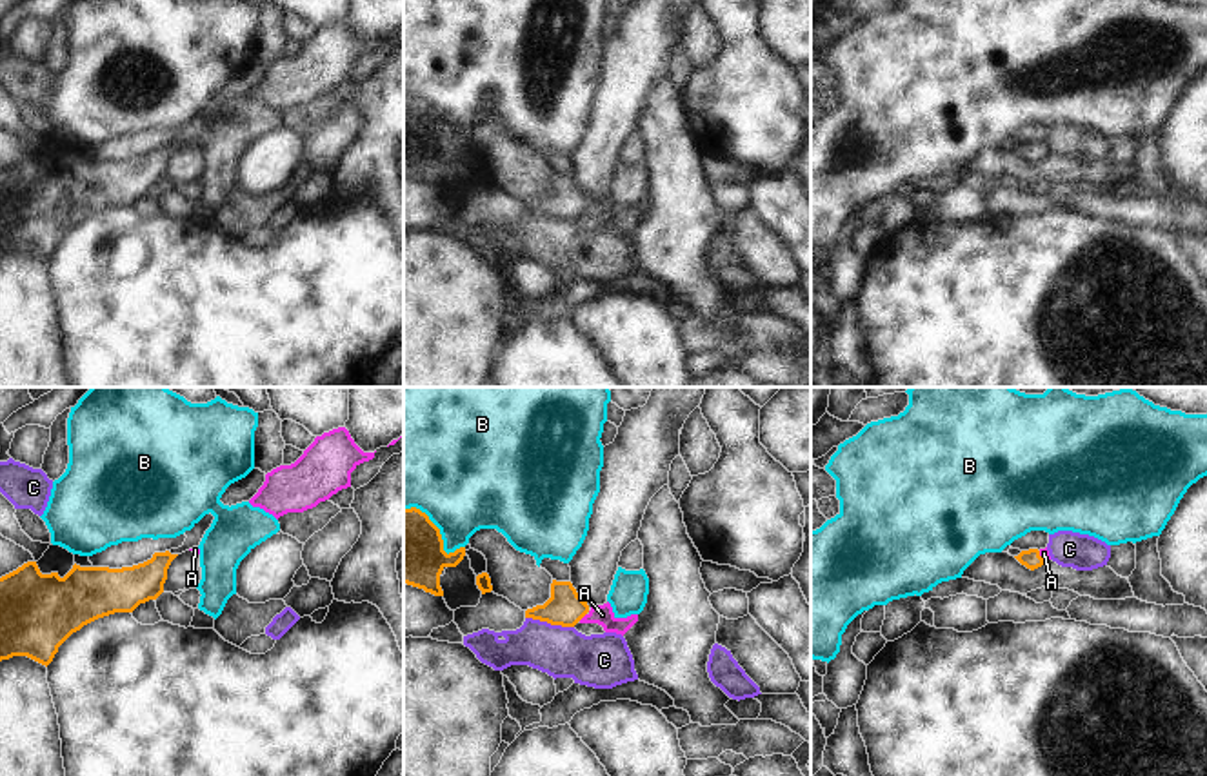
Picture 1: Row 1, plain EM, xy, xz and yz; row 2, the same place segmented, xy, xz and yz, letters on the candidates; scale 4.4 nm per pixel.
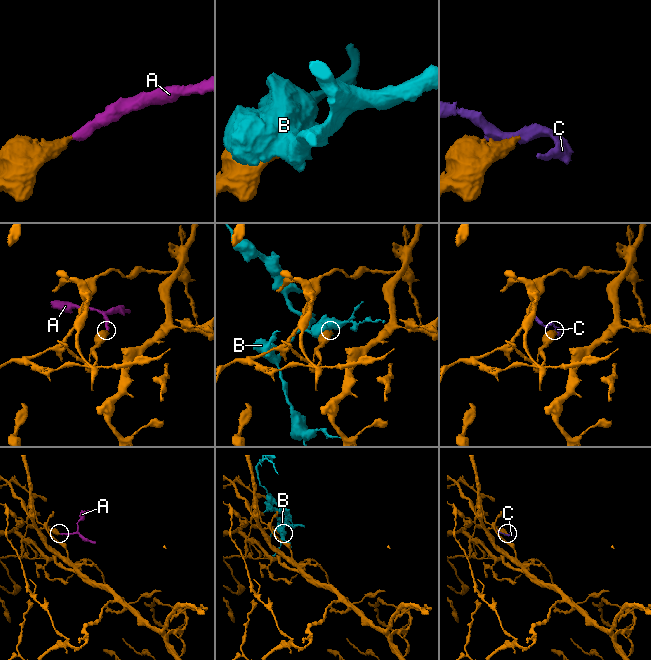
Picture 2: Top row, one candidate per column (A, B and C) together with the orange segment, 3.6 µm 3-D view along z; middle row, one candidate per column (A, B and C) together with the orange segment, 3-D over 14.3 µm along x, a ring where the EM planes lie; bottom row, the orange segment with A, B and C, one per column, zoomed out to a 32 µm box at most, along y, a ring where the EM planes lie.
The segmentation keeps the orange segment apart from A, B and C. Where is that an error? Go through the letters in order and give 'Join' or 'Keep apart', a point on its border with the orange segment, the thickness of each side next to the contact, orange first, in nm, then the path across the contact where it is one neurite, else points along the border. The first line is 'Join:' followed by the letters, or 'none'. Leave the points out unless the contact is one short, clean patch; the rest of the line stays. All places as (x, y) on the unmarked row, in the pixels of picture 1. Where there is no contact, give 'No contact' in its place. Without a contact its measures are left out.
Join: A
A: Join. Touches orange at xz (584, 208). Thickness 160 nm (orange) against 90 nm. Path across: xz (564, 200), (584, 208), (602, 208)
B: Keep apart. Touches orange at xz (438, 124). Thickness 320 nm (orange) against 440 nm
C: Keep apart. Touches orange at xz (549, 215). Thickness 160 nm (orange) against 220 nm. Boundary: xz (526, 209), (573, 220)

